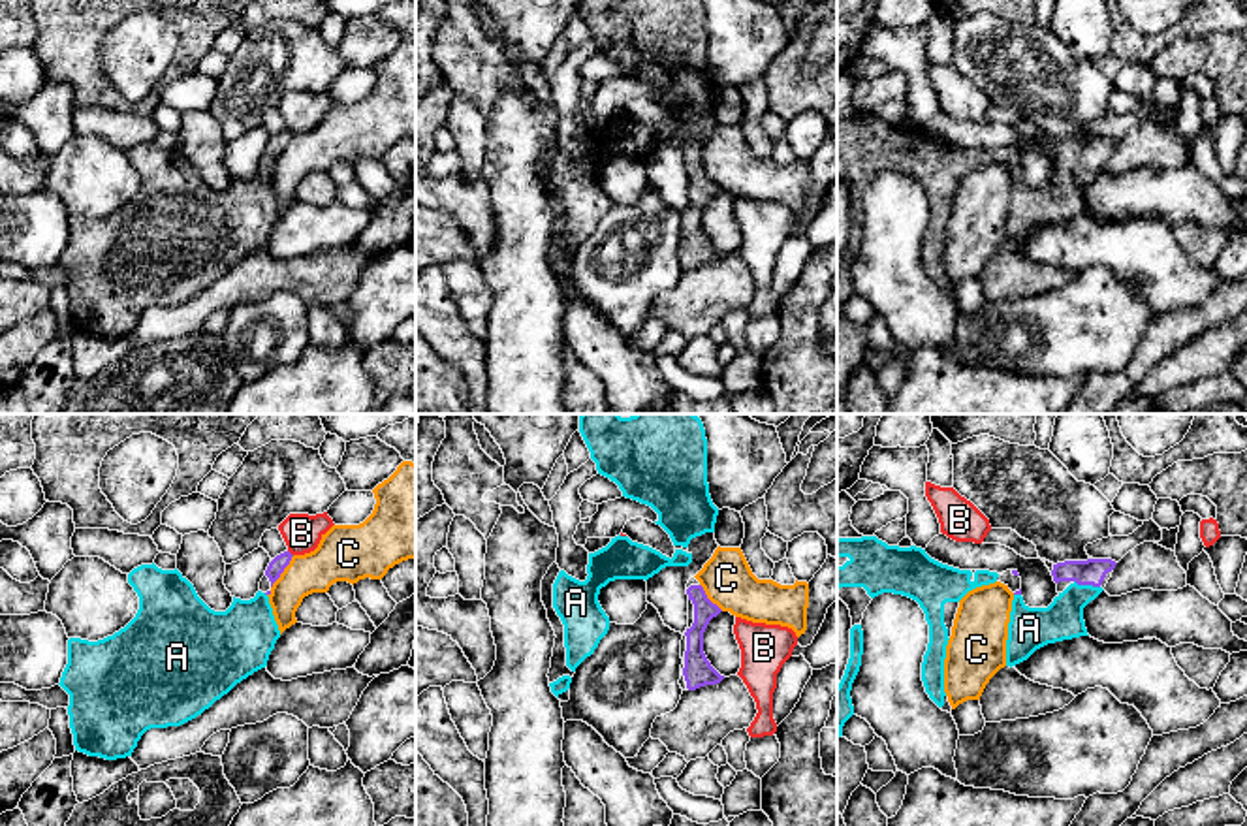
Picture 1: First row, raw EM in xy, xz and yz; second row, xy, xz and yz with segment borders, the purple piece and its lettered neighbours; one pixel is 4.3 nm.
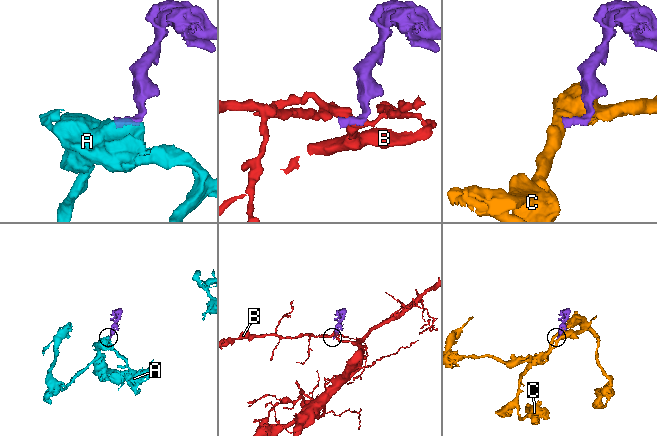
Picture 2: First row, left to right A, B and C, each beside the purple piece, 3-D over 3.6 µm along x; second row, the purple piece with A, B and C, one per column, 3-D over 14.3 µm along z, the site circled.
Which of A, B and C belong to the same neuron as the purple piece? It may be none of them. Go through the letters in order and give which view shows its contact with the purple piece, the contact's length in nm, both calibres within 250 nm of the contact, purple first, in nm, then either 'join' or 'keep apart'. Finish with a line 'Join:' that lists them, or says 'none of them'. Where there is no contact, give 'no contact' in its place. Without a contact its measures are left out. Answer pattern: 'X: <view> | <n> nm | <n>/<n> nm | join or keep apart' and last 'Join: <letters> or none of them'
A: yz | 120 nm | 110/180 nm | join
B: xy | 40 nm | 70/160 nm | keep apart
C: xy | 170 nm | 70/200 nm | keep apart
Join: A

